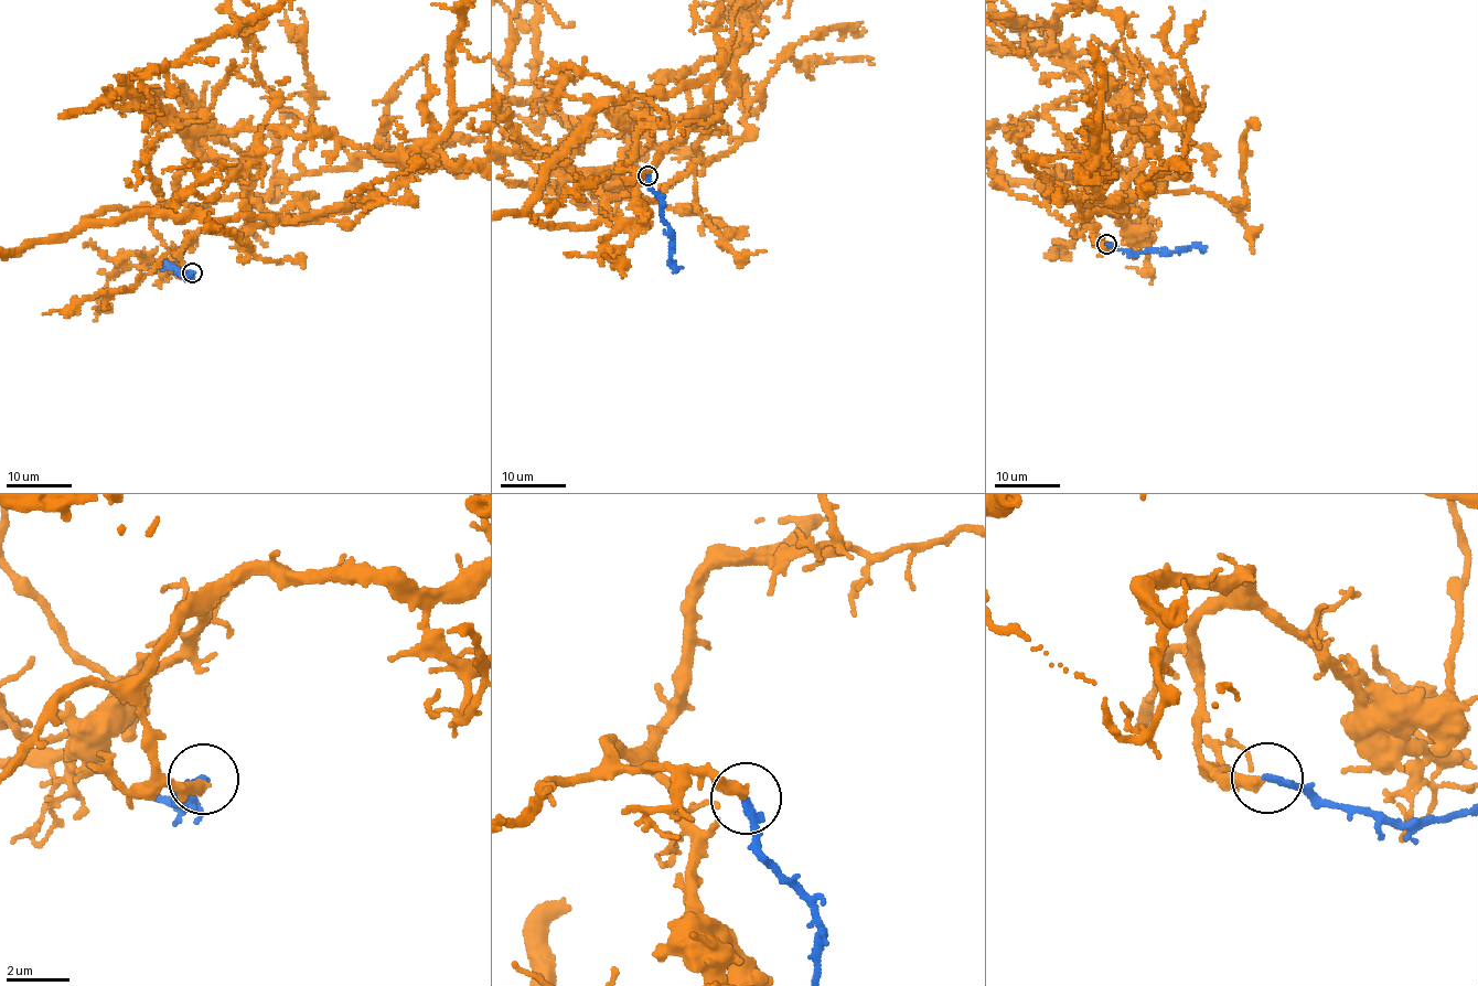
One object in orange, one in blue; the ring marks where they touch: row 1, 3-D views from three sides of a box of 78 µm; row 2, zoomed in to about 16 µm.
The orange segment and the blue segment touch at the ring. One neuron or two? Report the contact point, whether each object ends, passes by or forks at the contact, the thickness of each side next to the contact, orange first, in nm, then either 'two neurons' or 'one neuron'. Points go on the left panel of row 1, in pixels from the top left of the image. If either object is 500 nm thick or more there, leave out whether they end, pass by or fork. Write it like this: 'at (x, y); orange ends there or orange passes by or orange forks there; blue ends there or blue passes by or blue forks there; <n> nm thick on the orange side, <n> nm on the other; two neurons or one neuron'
at (192, 272); orange ends there; blue ends there; 400 nm thick on the orange side, 260 nm on the other; one neuron

